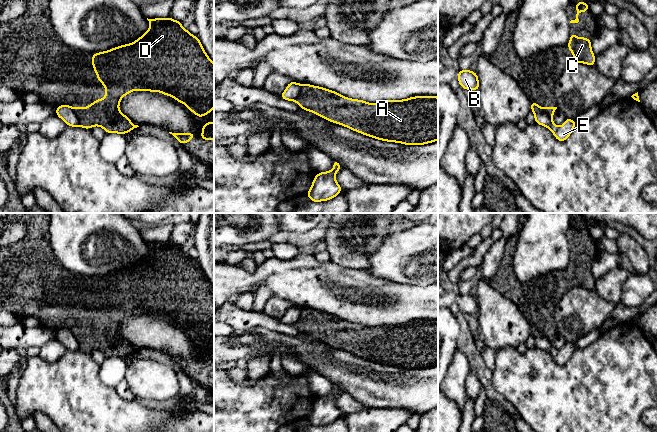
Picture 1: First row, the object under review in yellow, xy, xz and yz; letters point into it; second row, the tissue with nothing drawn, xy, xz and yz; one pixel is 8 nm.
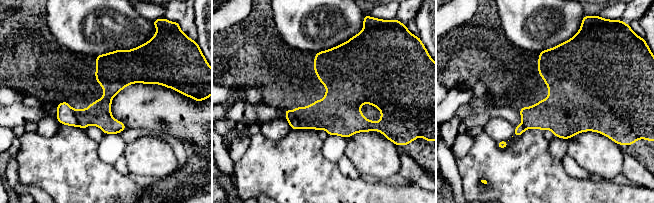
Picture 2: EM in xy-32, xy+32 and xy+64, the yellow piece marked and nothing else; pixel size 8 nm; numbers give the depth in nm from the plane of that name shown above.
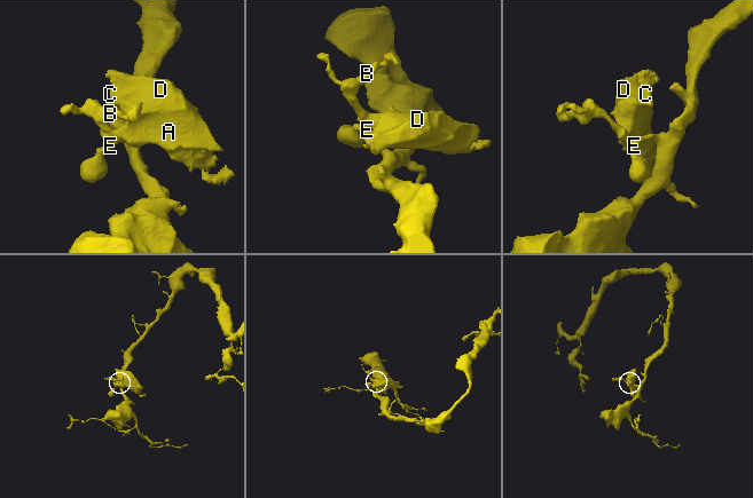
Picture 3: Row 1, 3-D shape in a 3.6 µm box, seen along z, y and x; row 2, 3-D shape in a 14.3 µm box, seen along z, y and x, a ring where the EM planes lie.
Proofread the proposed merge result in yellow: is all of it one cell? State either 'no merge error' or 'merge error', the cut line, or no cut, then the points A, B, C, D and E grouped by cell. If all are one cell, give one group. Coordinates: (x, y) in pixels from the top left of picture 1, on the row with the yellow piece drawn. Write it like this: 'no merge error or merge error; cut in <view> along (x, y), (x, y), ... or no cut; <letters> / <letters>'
merge error; cut in xy along (72, 108), (79, 125); A C D / B E

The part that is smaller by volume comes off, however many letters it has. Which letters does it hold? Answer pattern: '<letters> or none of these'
A, C, D

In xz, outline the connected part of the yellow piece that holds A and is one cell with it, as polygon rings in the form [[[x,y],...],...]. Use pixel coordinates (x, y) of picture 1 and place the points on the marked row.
[[[302,84],[295,99],[303,110],[366,136],[404,145],[438,140],[438,97],[367,103],[310,84]]]

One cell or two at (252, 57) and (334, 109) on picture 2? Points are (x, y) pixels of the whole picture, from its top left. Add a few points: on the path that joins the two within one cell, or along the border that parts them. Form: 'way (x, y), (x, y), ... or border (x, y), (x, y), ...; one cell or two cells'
way (272, 66), (286, 78), (307, 83), (314, 89); one cell

